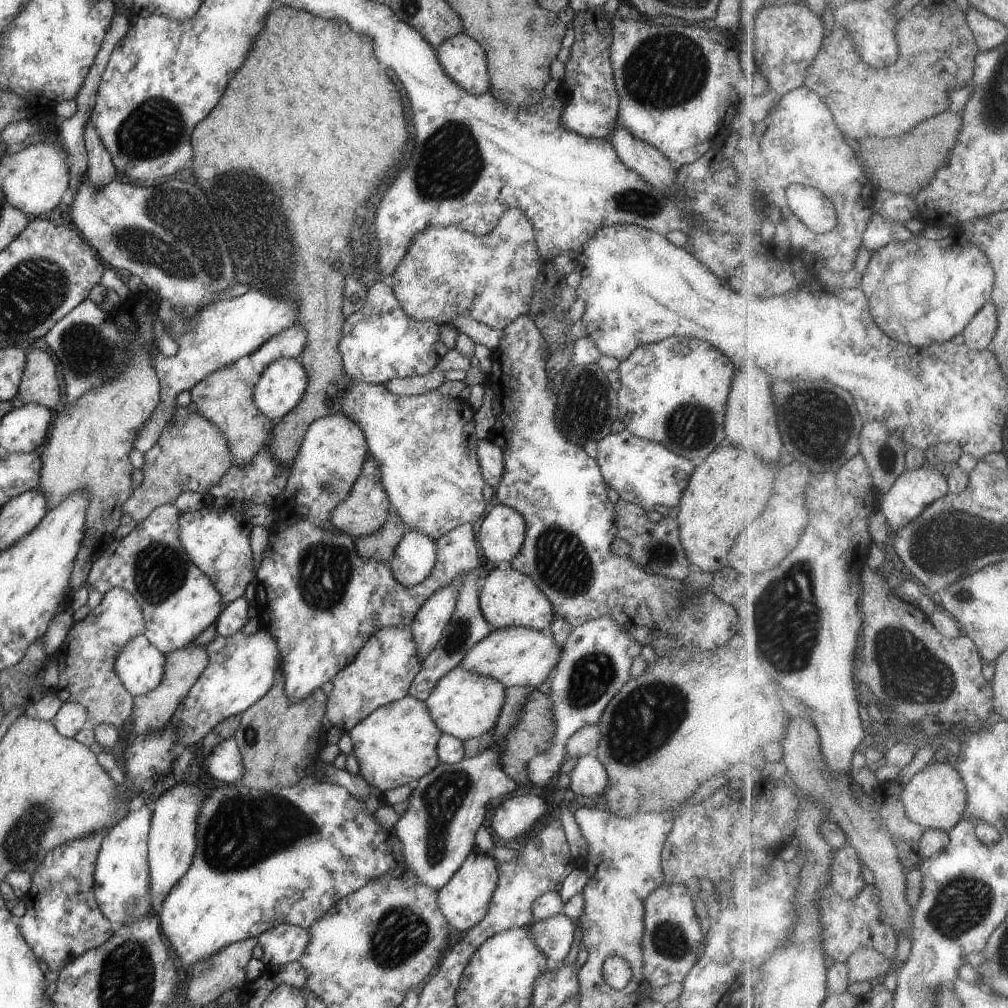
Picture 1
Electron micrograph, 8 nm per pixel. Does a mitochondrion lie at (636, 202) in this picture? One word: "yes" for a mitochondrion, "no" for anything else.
yes

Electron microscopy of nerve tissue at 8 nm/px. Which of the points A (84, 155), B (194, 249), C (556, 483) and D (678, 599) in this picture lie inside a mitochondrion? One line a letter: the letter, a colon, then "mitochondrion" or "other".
A: other
B: mitochondrion
C: other
D: other

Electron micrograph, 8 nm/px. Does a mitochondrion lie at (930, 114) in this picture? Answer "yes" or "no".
no

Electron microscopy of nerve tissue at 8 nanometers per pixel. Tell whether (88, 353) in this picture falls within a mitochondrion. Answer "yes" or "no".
yes

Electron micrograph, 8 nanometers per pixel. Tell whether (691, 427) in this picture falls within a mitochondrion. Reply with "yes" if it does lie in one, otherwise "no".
yes

